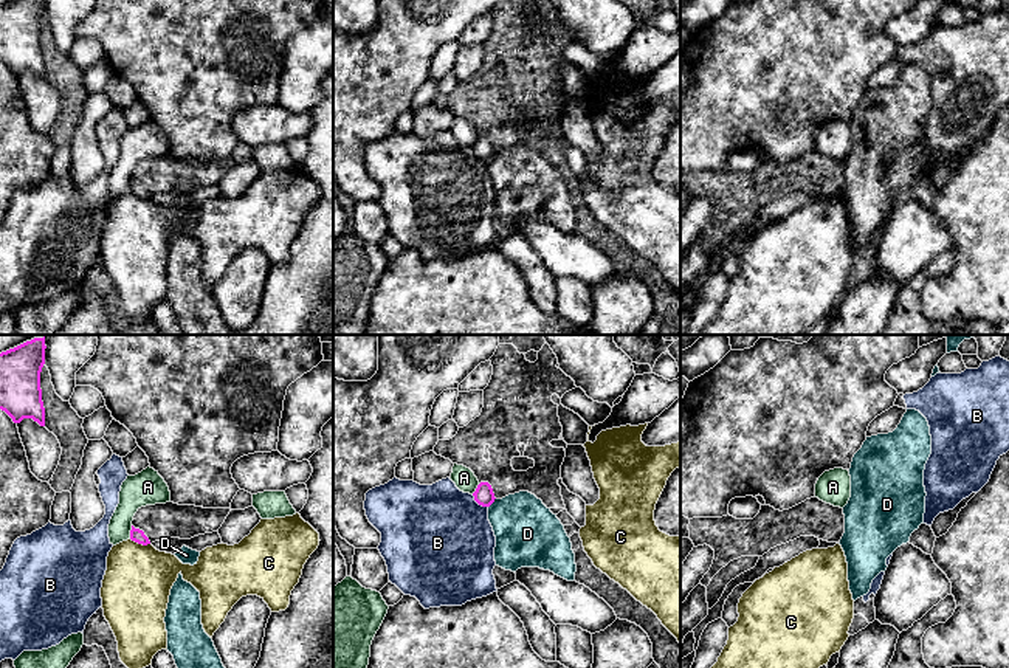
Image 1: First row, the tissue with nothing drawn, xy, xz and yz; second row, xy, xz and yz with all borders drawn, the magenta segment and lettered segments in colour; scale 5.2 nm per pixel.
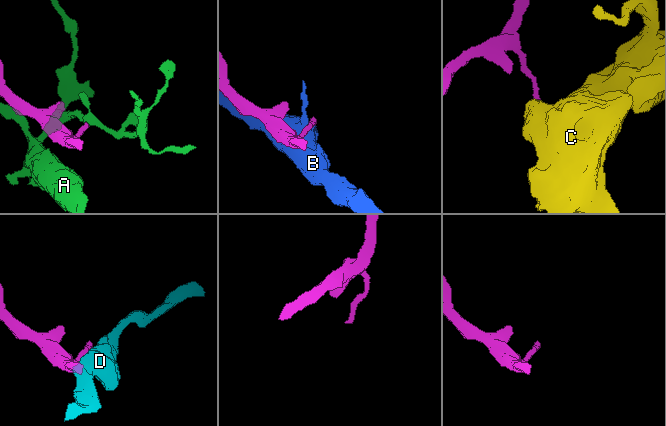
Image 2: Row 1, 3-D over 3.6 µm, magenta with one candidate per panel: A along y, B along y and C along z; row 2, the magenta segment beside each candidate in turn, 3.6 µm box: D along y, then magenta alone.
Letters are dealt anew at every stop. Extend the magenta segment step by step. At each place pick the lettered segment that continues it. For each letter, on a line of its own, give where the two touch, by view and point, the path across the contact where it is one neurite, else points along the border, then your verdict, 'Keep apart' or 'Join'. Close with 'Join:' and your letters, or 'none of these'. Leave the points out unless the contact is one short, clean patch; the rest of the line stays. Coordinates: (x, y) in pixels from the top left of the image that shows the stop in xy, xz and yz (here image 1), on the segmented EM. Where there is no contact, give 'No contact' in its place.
A: Touches magenta at xy (130, 532). Boundary: xy (132, 526), (129, 538). Keep apart
B: Touches magenta at xz (479, 504). Keep apart
C: Touches magenta at xy (140, 543). Keep apart
D: Touches magenta at xz (493, 501). Keep apart
Join: none of these

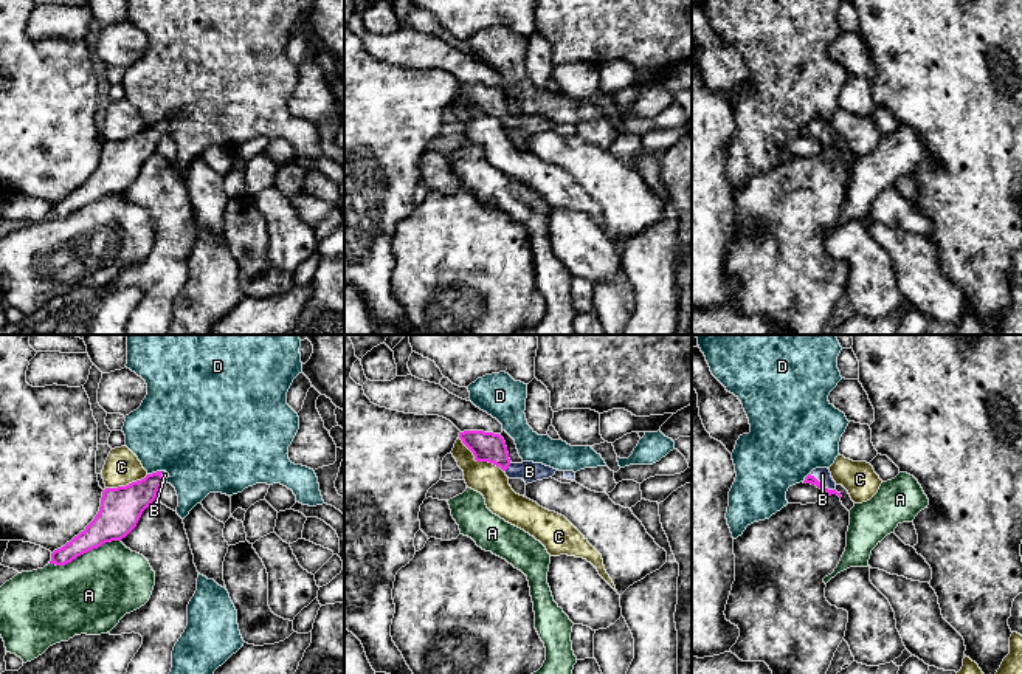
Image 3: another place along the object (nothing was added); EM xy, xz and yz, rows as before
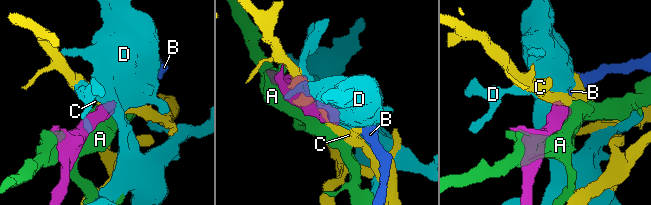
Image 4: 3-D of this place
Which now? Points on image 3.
A: Touches magenta at xy (84, 552). Keep apart
B: Touches magenta at yz (821, 485). Path across: yz (810, 479), (821, 485), (822, 474). Join
C: Touches magenta at xz (478, 460). Boundary: xz (458, 437), (476, 460), (492, 462), (503, 471). Keep apart
D: Touches magenta at xy (154, 473). Boundary: xy (160, 470), (148, 474). Keep apart
Join: B

